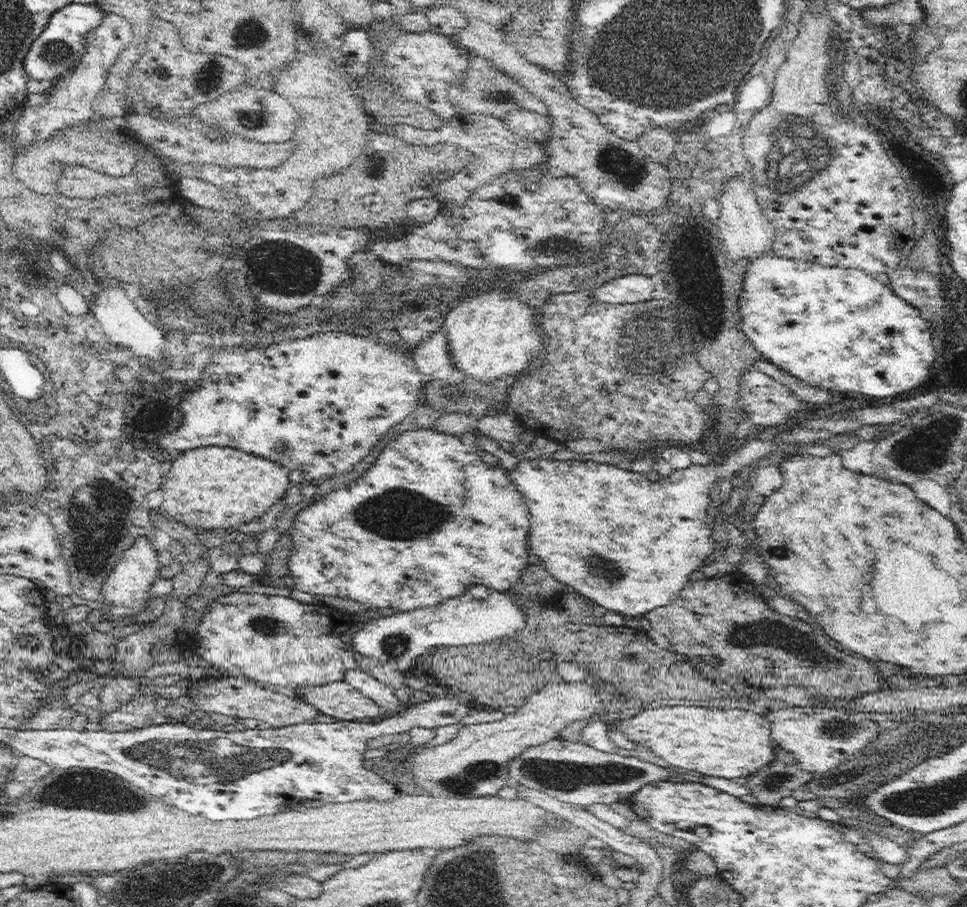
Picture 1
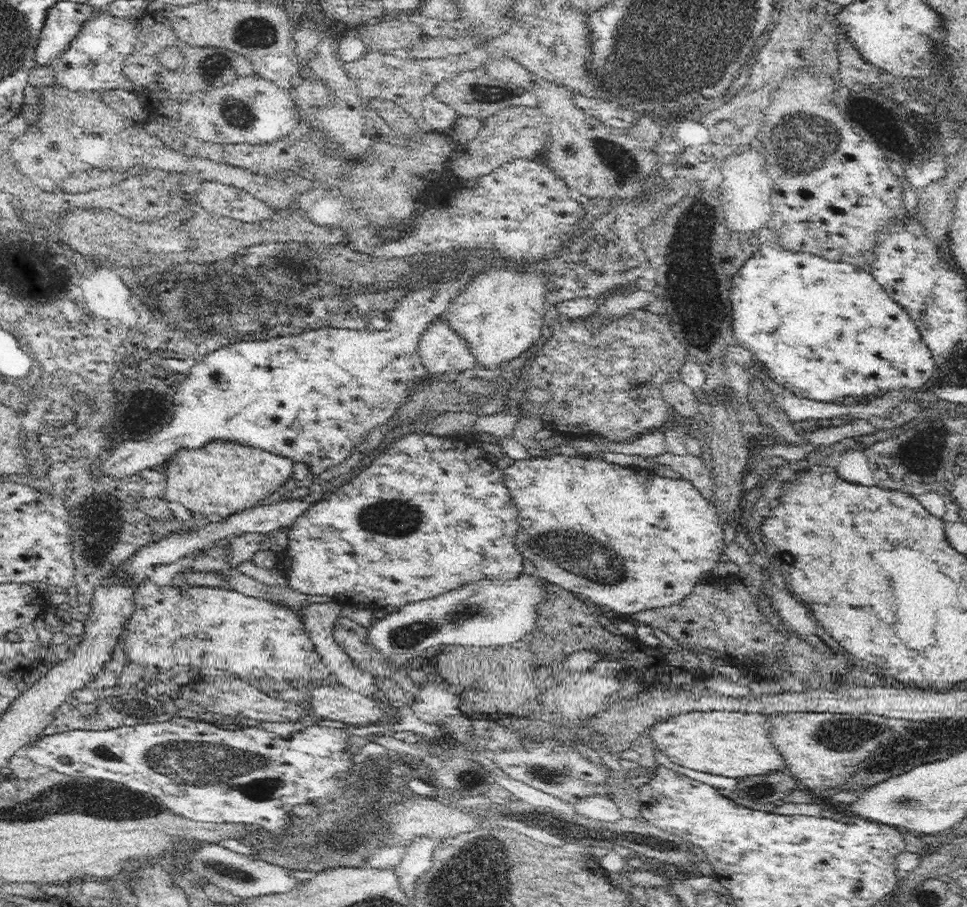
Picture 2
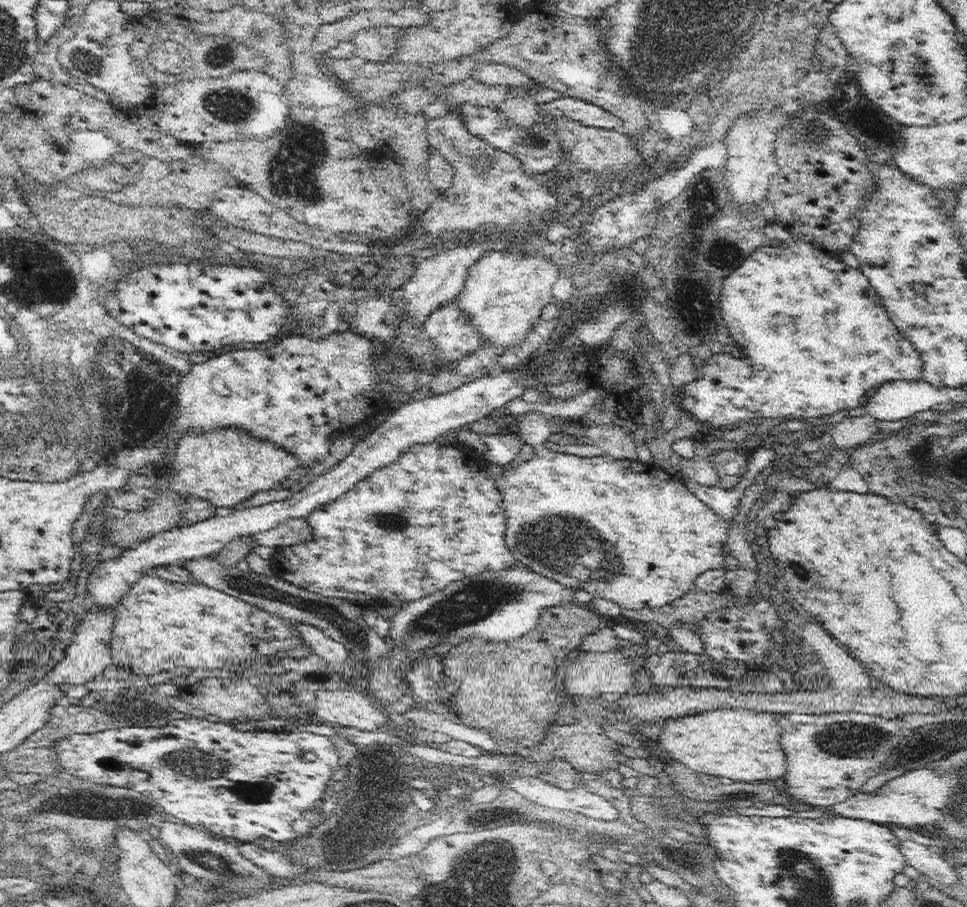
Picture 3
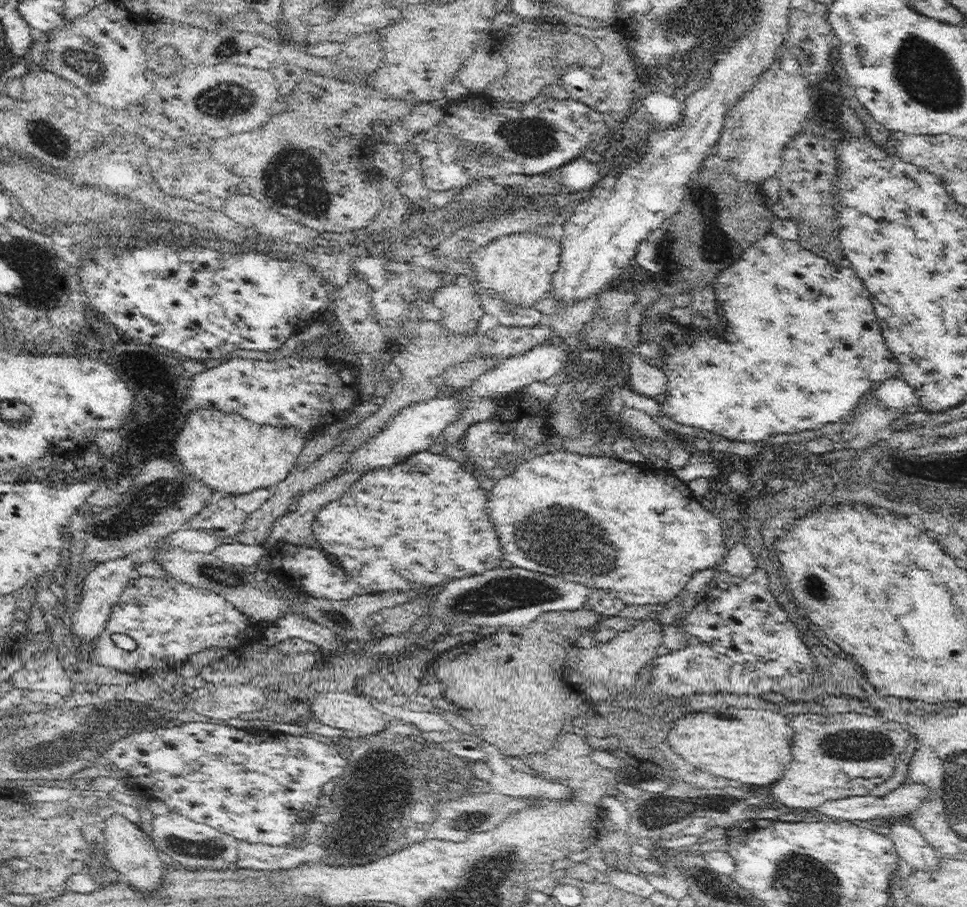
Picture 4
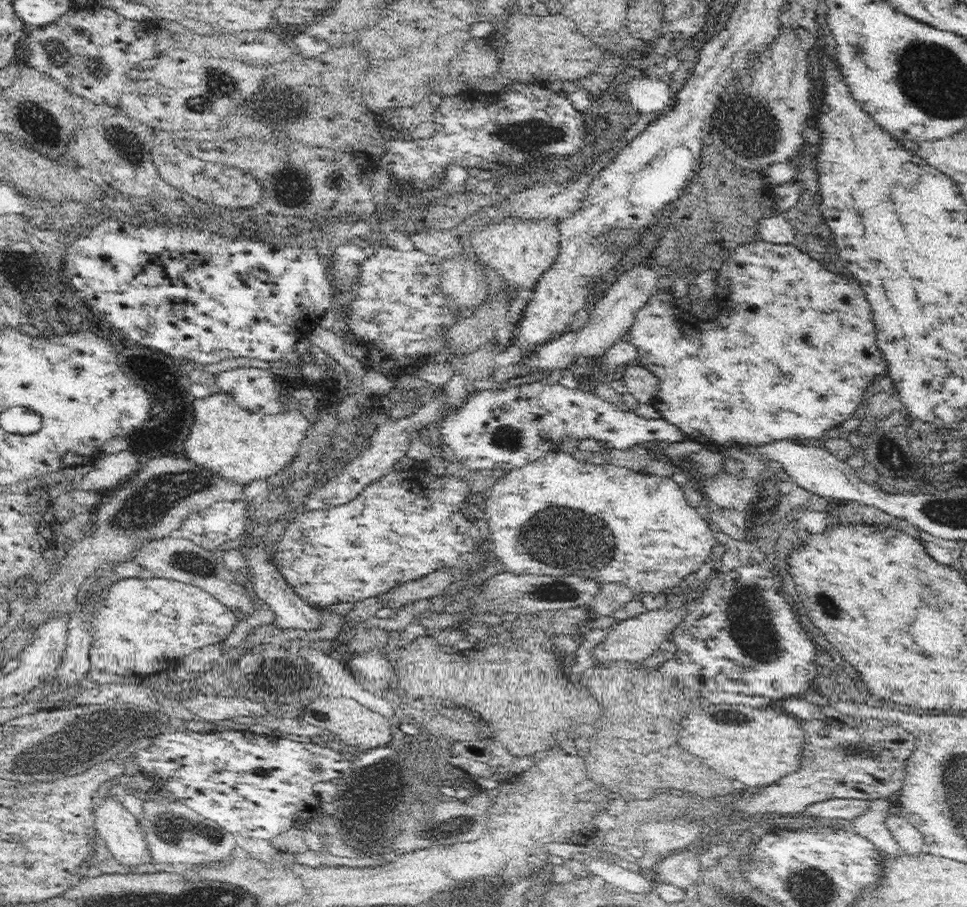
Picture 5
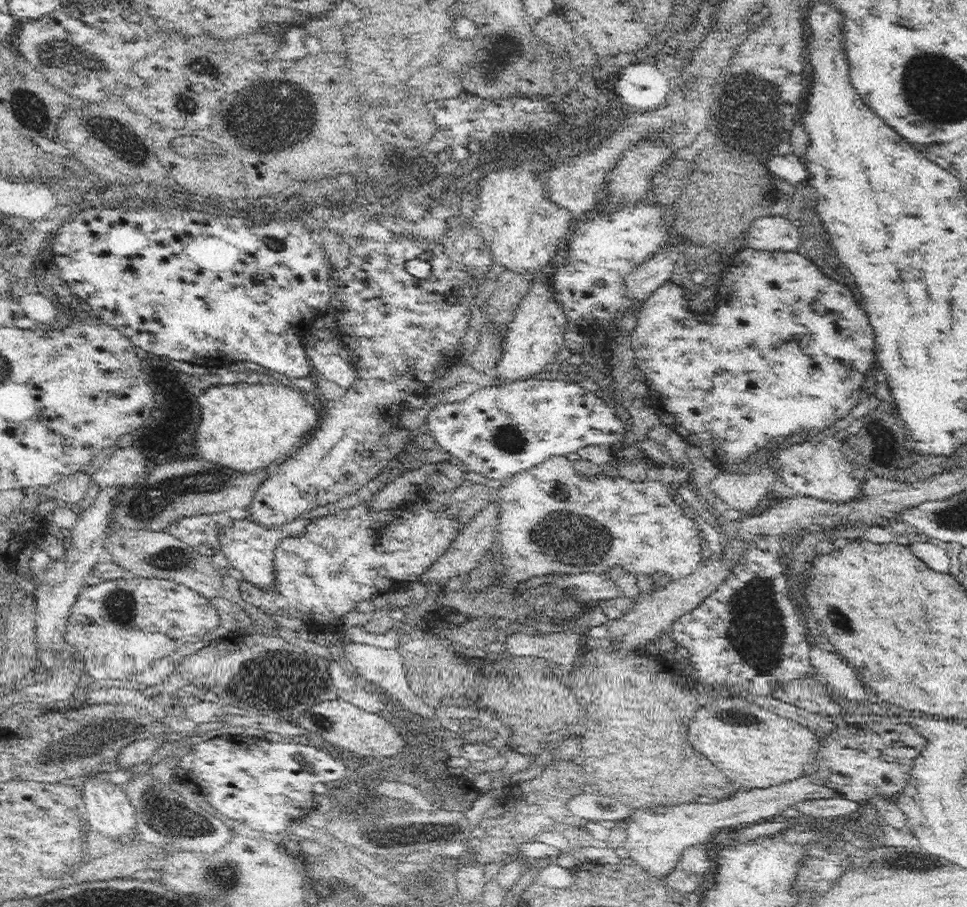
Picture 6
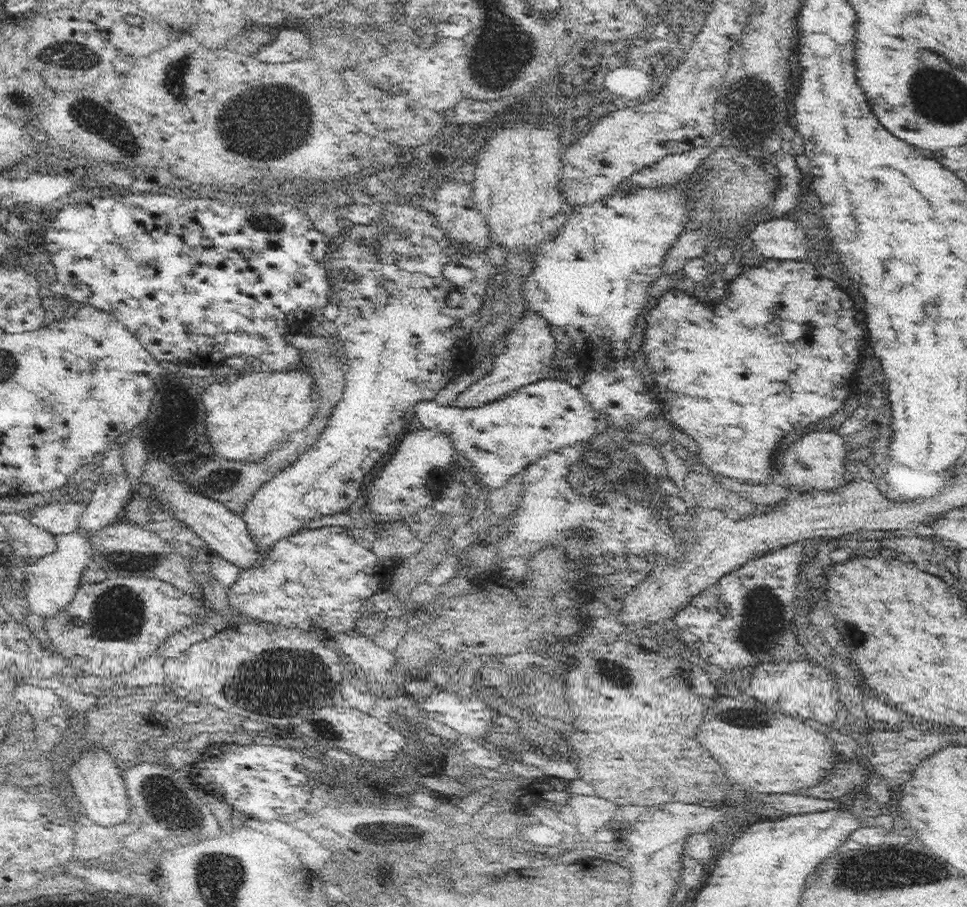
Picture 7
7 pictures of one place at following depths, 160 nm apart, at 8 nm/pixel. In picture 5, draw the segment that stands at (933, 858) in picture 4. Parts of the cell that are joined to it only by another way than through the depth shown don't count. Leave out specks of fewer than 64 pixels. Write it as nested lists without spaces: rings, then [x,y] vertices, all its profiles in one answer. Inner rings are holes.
[[[895,807],[889,810],[885,818],[886,827],[894,836],[896,844],[903,854],[908,855],[908,852],[920,852],[920,855],[926,855],[921,851],[924,845],[924,837],[907,819],[900,816]]]

